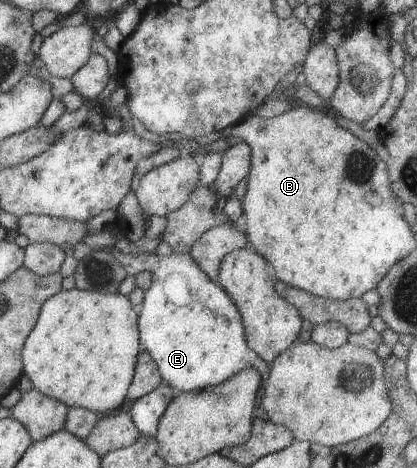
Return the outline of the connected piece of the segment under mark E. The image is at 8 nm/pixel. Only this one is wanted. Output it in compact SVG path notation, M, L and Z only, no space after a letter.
M153 252L137 256L139 257L133 259L137 267L151 273L151 285L144 292L140 306L136 308L140 350L149 353L149 357L155 361L164 384L178 393L195 390L203 392L209 386L229 379L245 367L257 369L263 379L268 377L269 365L262 361L253 349L249 349L245 341L245 327L231 297L195 265L189 253L159 257Z

